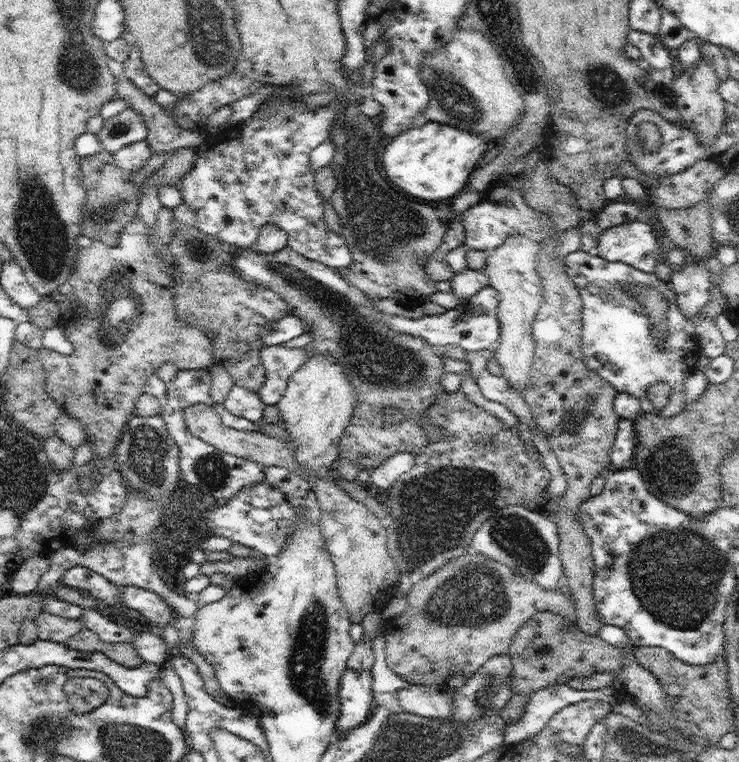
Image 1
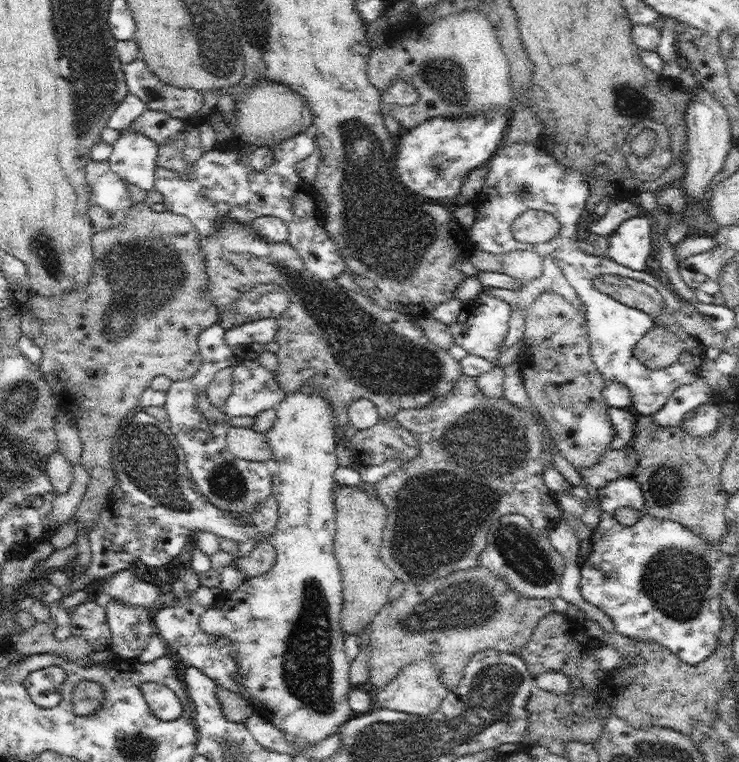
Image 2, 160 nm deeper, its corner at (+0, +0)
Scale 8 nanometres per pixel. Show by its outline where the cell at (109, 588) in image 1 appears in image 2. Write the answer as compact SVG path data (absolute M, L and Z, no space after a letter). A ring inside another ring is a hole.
M110 599L105 615L111 630L111 650L116 657L138 658L156 633L150 608L130 606Z

